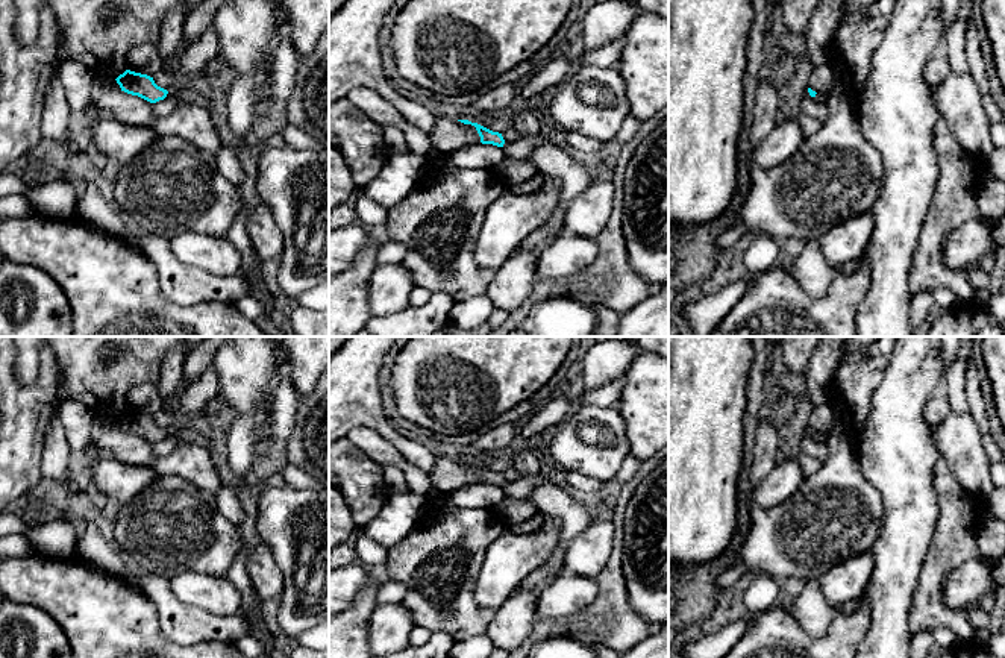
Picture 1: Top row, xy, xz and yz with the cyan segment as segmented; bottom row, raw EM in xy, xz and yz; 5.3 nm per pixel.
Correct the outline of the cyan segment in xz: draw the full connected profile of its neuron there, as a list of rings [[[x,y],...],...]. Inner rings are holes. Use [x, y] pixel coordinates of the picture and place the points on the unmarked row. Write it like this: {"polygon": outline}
{"polygon": [[[458,459],[458,461],[474,465],[481,476],[482,484],[497,485],[503,490],[505,496],[511,496],[515,499],[529,500],[532,491],[546,481],[540,473],[537,473],[532,476],[521,476],[520,479],[512,481],[512,482],[506,482],[503,479],[502,473],[499,473],[499,472],[493,472],[493,470],[490,470],[477,462],[471,462],[468,459]]]}

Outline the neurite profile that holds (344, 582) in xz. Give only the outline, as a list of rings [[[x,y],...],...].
[[[355,562],[329,572],[329,616],[349,609],[367,582],[367,569]]]

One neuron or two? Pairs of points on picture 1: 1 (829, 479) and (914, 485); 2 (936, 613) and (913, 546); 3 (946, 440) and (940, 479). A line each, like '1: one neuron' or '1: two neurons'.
1: two neurons
2: two neurons
3: two neurons

